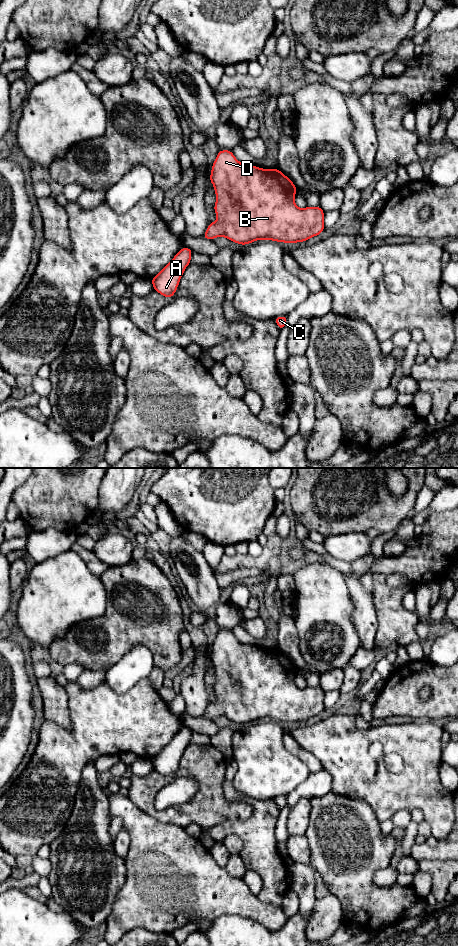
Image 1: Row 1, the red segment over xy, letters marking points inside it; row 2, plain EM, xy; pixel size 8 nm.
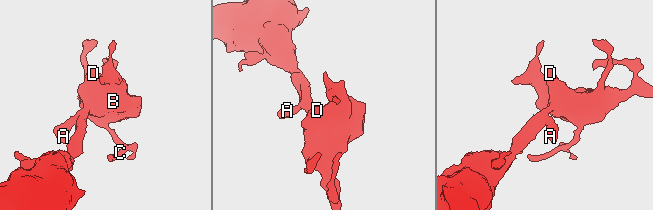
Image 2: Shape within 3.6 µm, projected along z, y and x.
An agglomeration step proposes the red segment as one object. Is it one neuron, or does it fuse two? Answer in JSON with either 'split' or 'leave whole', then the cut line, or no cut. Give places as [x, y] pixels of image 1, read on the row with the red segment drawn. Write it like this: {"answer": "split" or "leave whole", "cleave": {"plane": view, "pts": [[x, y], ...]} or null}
{"answer": "leave whole", "cleave": null}

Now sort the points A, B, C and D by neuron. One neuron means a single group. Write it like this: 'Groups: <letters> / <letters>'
Groups: A B C D

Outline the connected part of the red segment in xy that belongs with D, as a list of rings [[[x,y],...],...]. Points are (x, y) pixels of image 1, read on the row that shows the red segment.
[[[220,150],[211,168],[210,182],[214,186],[217,221],[208,225],[203,238],[224,237],[246,245],[254,241],[272,240],[298,243],[324,231],[324,211],[320,206],[300,209],[294,202],[297,188],[279,169],[264,169],[239,162],[231,150]]]

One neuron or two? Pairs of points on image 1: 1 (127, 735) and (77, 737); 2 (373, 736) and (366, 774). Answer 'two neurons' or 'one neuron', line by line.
1: one neuron
2: one neuron

